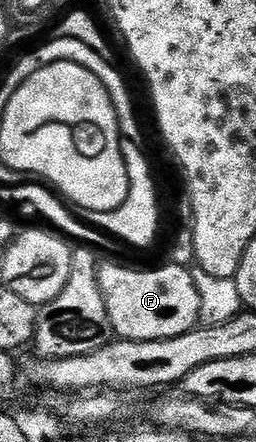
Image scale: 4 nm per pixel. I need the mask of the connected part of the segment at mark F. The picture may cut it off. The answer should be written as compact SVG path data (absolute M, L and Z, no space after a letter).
M120 263L99 264L98 285L106 301L106 313L112 322L112 330L121 339L130 341L162 341L170 337L182 337L182 333L192 331L201 322L200 294L192 271L187 266L168 268L156 265L153 271L135 271Z

